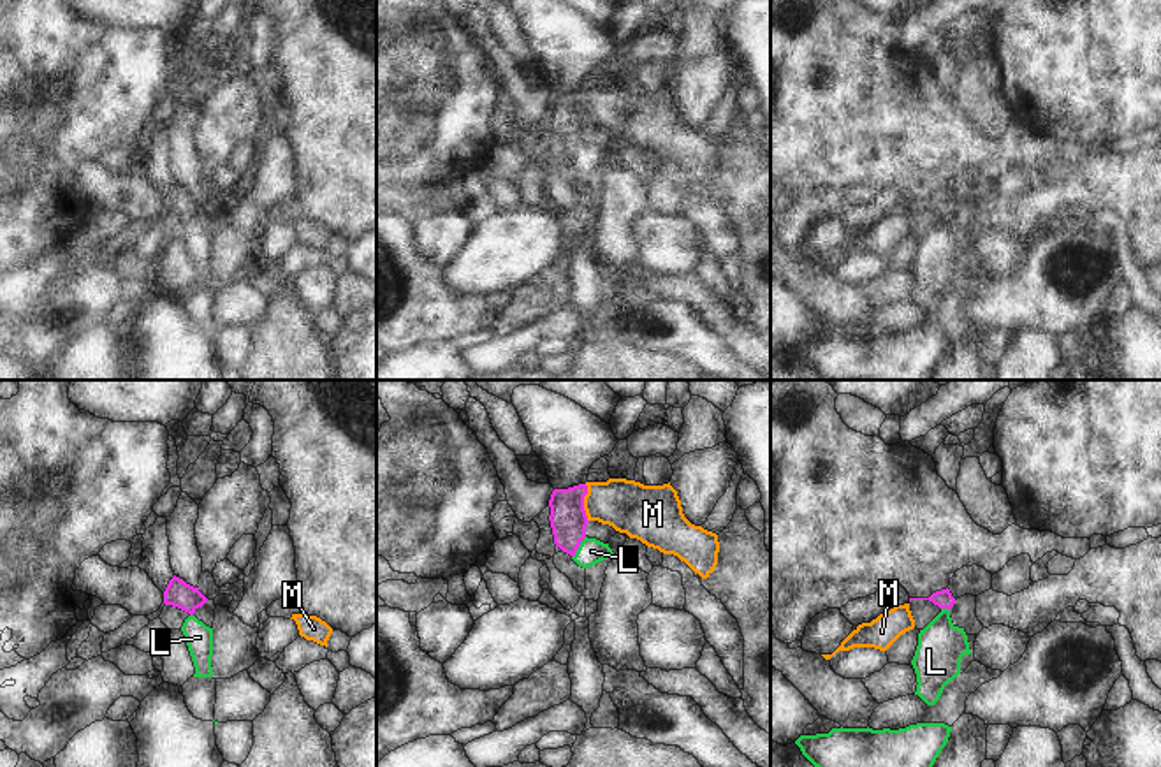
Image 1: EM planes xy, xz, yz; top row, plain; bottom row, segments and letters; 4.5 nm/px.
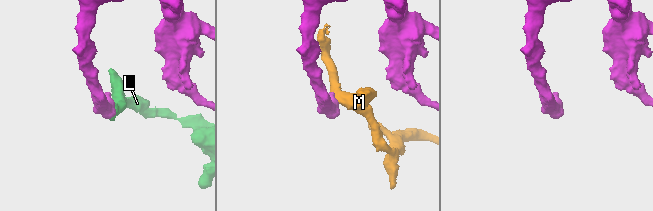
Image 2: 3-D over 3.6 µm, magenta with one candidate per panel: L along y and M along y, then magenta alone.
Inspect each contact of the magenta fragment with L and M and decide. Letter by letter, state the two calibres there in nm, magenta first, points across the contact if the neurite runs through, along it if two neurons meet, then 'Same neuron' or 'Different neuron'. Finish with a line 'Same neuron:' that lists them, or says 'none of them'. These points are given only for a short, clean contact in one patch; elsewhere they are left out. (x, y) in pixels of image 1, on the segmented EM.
L: Thickness 170 nm (magenta) against 120 nm. Path across: xz (569, 519), (569, 535), (577, 547), (591, 551). Same neuron
M: Thickness 170 nm (magenta) against 240 nm. Boundary: xz (584, 484), (588, 521). Different neuron
Same neuron: L.

